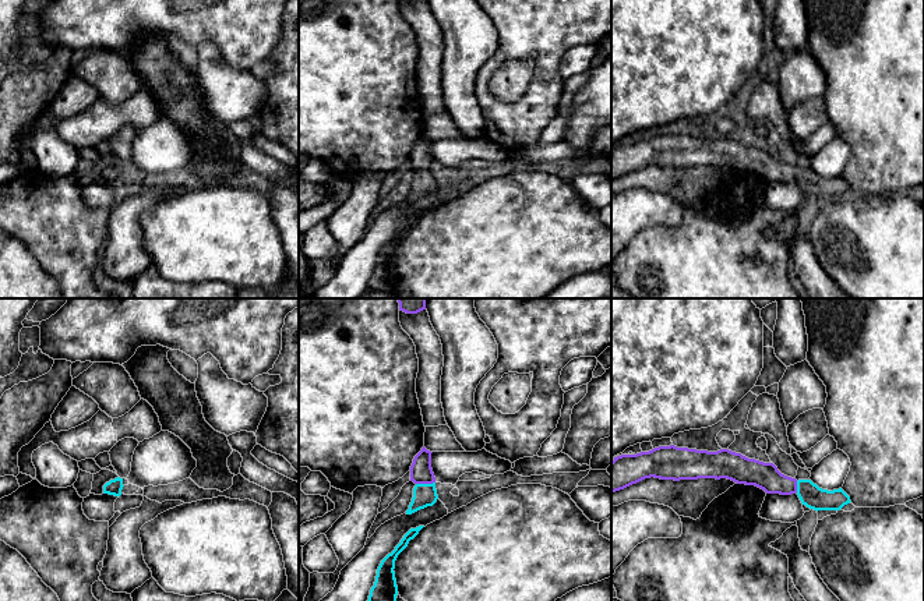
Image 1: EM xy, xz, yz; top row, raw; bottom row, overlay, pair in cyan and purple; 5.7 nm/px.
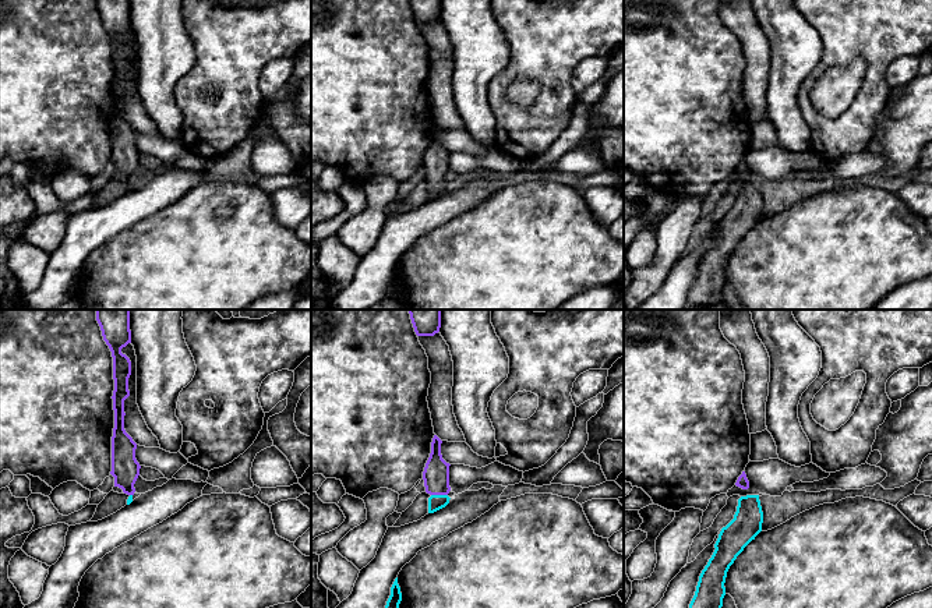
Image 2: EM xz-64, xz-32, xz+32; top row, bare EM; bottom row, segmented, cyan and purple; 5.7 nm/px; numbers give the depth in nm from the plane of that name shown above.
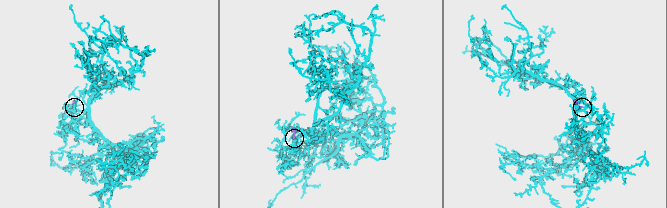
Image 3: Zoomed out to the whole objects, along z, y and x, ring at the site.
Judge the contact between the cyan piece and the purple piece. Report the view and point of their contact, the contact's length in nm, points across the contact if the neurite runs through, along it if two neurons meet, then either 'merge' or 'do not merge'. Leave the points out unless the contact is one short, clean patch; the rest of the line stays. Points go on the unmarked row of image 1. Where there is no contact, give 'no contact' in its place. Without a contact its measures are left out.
contact xz (425, 172); length 110 nm; merge

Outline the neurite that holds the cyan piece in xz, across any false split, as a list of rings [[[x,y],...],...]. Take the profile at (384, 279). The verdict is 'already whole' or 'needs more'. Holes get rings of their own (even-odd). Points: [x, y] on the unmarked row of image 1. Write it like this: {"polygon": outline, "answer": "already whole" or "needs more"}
{"polygon": [[[424,213],[410,216],[395,237],[388,241],[377,257],[374,273],[370,277],[370,283],[366,293],[371,291],[387,291],[394,293],[396,290],[398,273],[395,266],[395,248],[398,243],[408,234],[409,229],[413,227]]], "answer": "already whole"}

